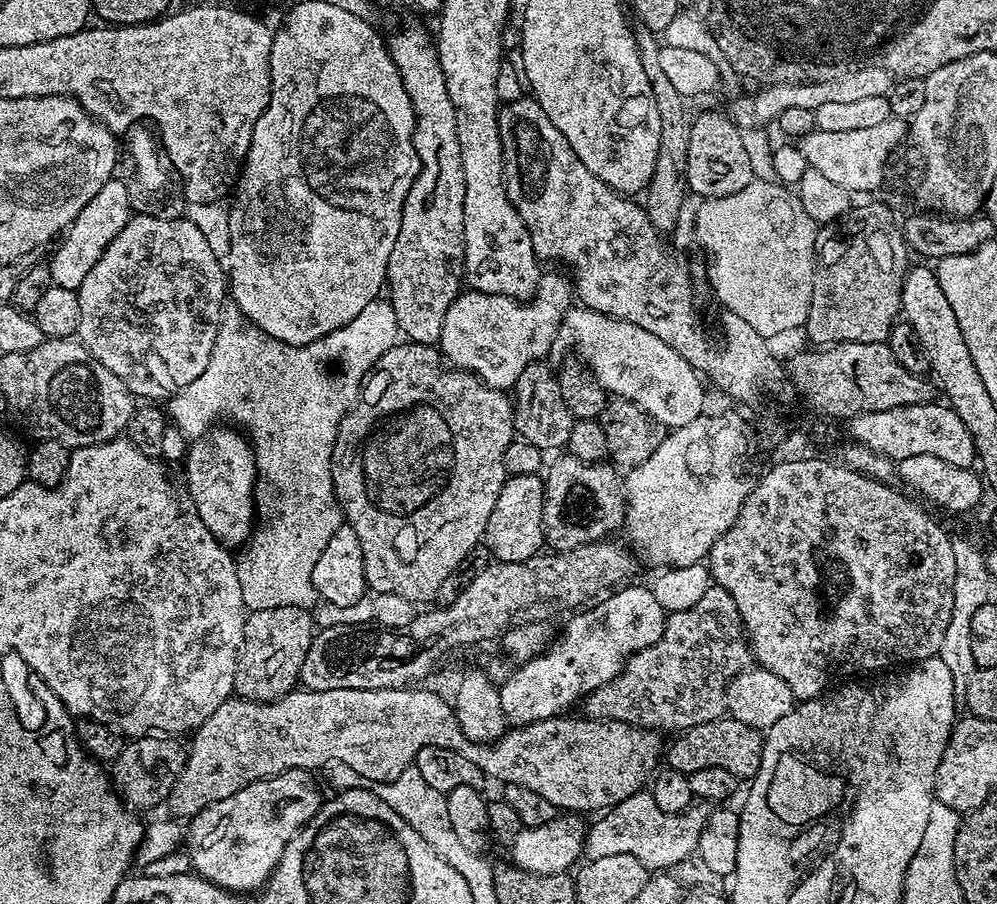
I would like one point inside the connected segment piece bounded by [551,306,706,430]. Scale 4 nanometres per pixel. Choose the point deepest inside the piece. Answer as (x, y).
(631, 364)

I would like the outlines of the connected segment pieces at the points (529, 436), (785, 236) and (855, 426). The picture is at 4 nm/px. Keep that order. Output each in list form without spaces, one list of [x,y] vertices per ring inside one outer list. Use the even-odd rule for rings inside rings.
[[[534,362],[518,374],[512,401],[512,427],[515,435],[526,442],[534,442],[541,450],[561,448],[567,445],[574,417],[562,398],[561,381],[556,380],[548,362]]]
[[[753,178],[749,184],[742,186],[742,190],[738,190],[736,194],[726,194],[722,198],[714,198],[713,200],[701,199],[699,201],[700,209],[696,212],[696,234],[700,238],[700,244],[709,252],[708,256],[708,276],[712,282],[712,288],[716,291],[716,296],[725,305],[727,311],[738,314],[738,318],[742,318],[750,326],[754,326],[754,330],[758,330],[758,334],[762,334],[765,338],[773,338],[772,336],[780,336],[783,332],[792,332],[803,329],[804,323],[808,320],[808,311],[810,310],[810,302],[812,301],[812,285],[816,283],[816,234],[818,225],[814,218],[810,218],[810,214],[806,214],[806,206],[802,206],[799,195],[795,191],[792,192],[786,185],[780,184],[776,180],[757,180]]]
[[[936,403],[894,406],[894,410],[874,410],[853,416],[851,439],[882,456],[889,456],[893,462],[914,458],[914,454],[934,454],[934,458],[942,458],[950,466],[972,468],[978,457],[970,430],[966,430],[962,418],[947,403]]]

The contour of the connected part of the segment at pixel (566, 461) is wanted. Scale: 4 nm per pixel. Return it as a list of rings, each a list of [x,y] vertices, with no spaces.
[[[564,454],[564,457],[547,467],[546,473],[543,504],[544,530],[545,539],[550,546],[551,544],[554,546],[553,549],[571,551],[581,544],[591,544],[595,540],[605,539],[612,534],[612,531],[623,525],[627,500],[624,496],[623,479],[613,465],[606,462],[599,464],[582,462],[571,454]]]

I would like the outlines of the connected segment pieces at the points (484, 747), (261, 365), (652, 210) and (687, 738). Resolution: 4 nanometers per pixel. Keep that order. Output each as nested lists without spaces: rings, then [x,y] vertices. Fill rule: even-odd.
[[[409,686],[407,688],[383,688],[382,690],[322,690],[321,692],[310,692],[307,690],[293,690],[281,700],[272,700],[269,704],[259,704],[257,700],[241,700],[239,698],[230,698],[226,702],[222,702],[220,706],[208,718],[203,725],[197,728],[194,735],[191,737],[192,745],[187,745],[186,751],[188,761],[184,763],[182,774],[177,778],[175,786],[172,788],[170,797],[170,805],[177,812],[177,817],[191,818],[197,816],[206,806],[210,806],[214,802],[222,802],[222,798],[230,798],[230,794],[238,794],[238,790],[245,788],[247,784],[253,784],[255,780],[264,780],[268,776],[273,776],[279,772],[284,772],[287,768],[306,768],[309,770],[317,770],[323,764],[328,764],[331,760],[337,760],[340,764],[346,764],[352,771],[357,772],[360,776],[365,776],[368,780],[376,780],[375,782],[383,782],[385,780],[393,780],[398,778],[398,774],[402,774],[402,770],[413,767],[418,750],[422,750],[422,746],[446,746],[452,750],[458,750],[462,754],[466,754],[466,758],[470,758],[470,762],[474,762],[474,766],[478,766],[484,772],[485,777],[501,776],[504,779],[505,785],[521,784],[530,790],[534,790],[534,794],[542,794],[542,798],[546,798],[546,802],[553,804],[557,810],[563,810],[568,814],[585,814],[584,812],[592,812],[591,814],[599,813],[601,810],[613,808],[618,802],[622,802],[626,798],[630,798],[635,792],[641,791],[649,783],[650,777],[657,771],[658,763],[656,759],[661,759],[662,744],[660,748],[659,731],[650,728],[639,728],[636,724],[627,724],[618,720],[605,720],[603,718],[585,718],[583,715],[577,714],[561,714],[559,716],[551,716],[549,720],[535,720],[533,724],[522,724],[512,726],[505,731],[503,736],[499,736],[493,744],[475,744],[464,738],[462,730],[458,726],[458,718],[456,717],[453,705],[448,704],[436,692],[427,692],[424,686]]]
[[[388,298],[371,300],[366,306],[366,310],[362,310],[362,314],[358,314],[358,318],[350,318],[350,322],[346,322],[346,326],[342,326],[338,330],[334,330],[309,344],[287,344],[281,340],[270,338],[261,328],[256,327],[255,324],[248,323],[248,320],[240,313],[236,304],[228,302],[225,303],[220,315],[220,325],[214,342],[214,350],[210,354],[210,362],[206,362],[206,370],[202,370],[202,374],[198,374],[198,378],[194,378],[194,382],[190,382],[190,386],[186,386],[181,392],[175,392],[167,401],[166,412],[170,417],[171,423],[176,425],[187,438],[202,435],[217,422],[223,421],[220,420],[223,416],[228,419],[225,421],[231,422],[237,429],[247,433],[250,437],[252,453],[256,455],[256,467],[259,475],[262,477],[263,483],[264,480],[268,483],[269,504],[264,504],[261,508],[259,505],[258,508],[259,515],[260,512],[264,516],[269,515],[268,520],[262,521],[261,524],[259,521],[255,525],[254,531],[243,549],[245,552],[238,556],[236,560],[238,582],[242,586],[244,607],[248,612],[270,610],[274,606],[298,606],[299,608],[311,609],[317,603],[316,587],[312,581],[314,578],[314,562],[318,562],[318,557],[322,554],[322,550],[326,550],[326,542],[330,542],[330,537],[334,535],[334,530],[338,530],[340,525],[345,523],[344,513],[341,512],[340,504],[336,501],[334,482],[332,481],[332,447],[336,441],[338,426],[342,422],[344,415],[351,412],[352,405],[355,404],[357,396],[360,395],[360,389],[368,373],[372,371],[372,367],[378,362],[378,358],[382,358],[382,354],[386,354],[386,350],[390,350],[396,344],[401,343],[401,340],[402,333],[392,309],[392,301]]]
[[[632,24],[632,34],[636,37],[638,54],[642,58],[642,70],[646,74],[646,82],[650,82],[650,94],[654,98],[654,106],[658,106],[658,118],[662,118],[662,134],[658,138],[658,162],[654,164],[654,174],[650,178],[648,187],[642,193],[642,207],[650,218],[657,232],[669,234],[680,224],[680,215],[684,212],[684,199],[689,199],[688,175],[686,162],[690,150],[690,130],[692,120],[686,98],[674,90],[666,73],[660,65],[661,41],[657,33],[651,32],[644,24]],[[644,199],[644,200],[643,200]]]
[[[731,718],[711,720],[693,728],[685,728],[677,736],[680,737],[669,748],[667,745],[666,764],[685,774],[694,770],[706,770],[706,766],[722,766],[722,770],[730,770],[730,774],[737,778],[751,778],[762,762],[764,736],[761,729],[748,726],[746,722]]]

